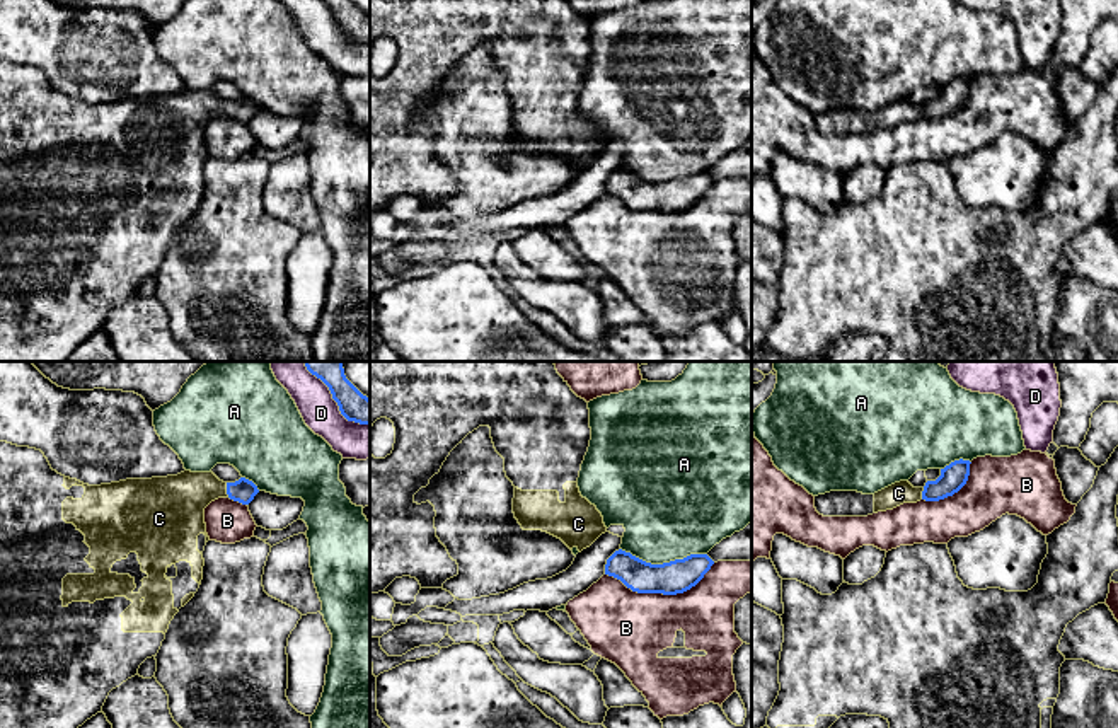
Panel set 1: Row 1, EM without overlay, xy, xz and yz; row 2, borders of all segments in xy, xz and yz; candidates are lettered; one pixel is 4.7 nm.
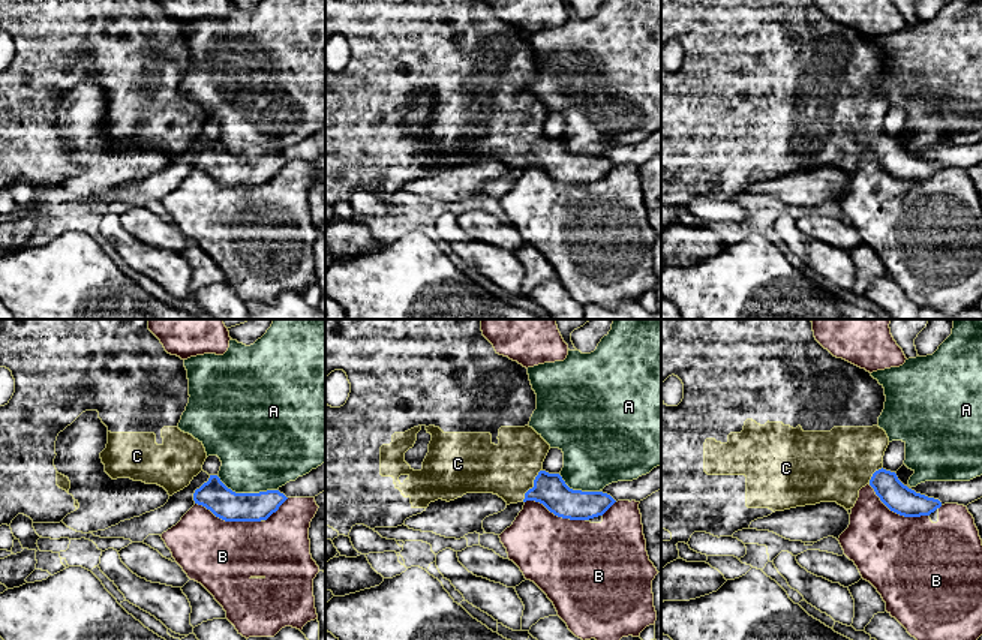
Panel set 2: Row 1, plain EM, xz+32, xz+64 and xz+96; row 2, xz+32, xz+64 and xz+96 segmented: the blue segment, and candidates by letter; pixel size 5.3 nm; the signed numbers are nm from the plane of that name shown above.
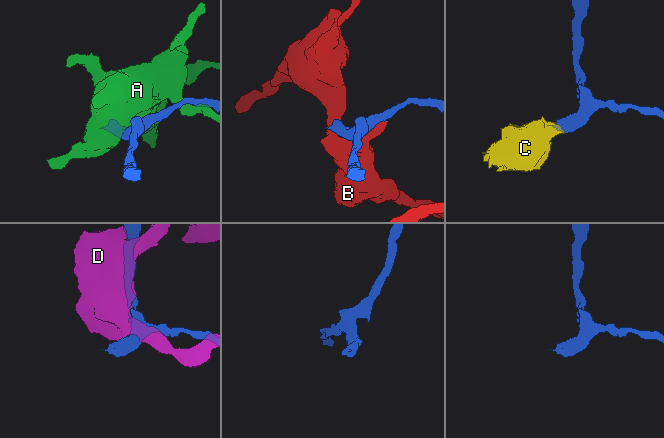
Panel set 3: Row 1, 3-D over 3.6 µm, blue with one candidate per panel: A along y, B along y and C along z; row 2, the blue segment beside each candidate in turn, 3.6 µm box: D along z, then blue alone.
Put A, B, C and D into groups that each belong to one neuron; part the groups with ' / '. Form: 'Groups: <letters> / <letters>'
Groups: A / B / C / D

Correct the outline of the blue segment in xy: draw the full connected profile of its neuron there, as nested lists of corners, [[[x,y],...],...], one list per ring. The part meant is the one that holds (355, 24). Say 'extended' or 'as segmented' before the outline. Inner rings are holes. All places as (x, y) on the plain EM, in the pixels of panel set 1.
as segmented; [[[324,0],[348,39],[370,43],[370,17],[351,0]]]

